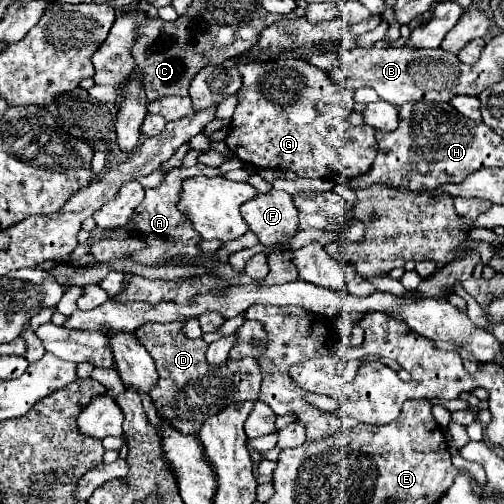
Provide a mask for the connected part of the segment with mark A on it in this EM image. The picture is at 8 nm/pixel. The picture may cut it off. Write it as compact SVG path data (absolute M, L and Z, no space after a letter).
M195 164L191 168L175 168L168 173L163 184L157 188L147 188L145 190L145 200L143 204L137 208L137 214L133 214L133 222L135 222L135 234L146 240L149 248L145 250L137 250L133 252L133 260L141 262L141 264L177 264L175 258L179 256L199 256L201 250L197 248L197 242L201 240L199 234L193 230L193 226L189 226L189 222L185 222L185 218L181 218L181 212L175 208L177 198L181 192L181 182L189 176L223 176L231 181L247 182L247 179L253 175L245 169L238 169L222 173L218 168L211 168L205 164Z

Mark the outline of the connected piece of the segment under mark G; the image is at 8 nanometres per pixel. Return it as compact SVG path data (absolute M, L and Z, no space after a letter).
M279 56L277 60L237 60L235 62L243 86L237 92L237 110L227 130L225 144L229 150L249 166L259 170L273 168L273 170L293 170L301 178L333 178L337 174L357 178L367 174L371 164L377 158L377 140L373 128L369 126L353 126L349 116L353 112L355 100L353 90L333 82L325 70L309 64L307 58L285 58Z

